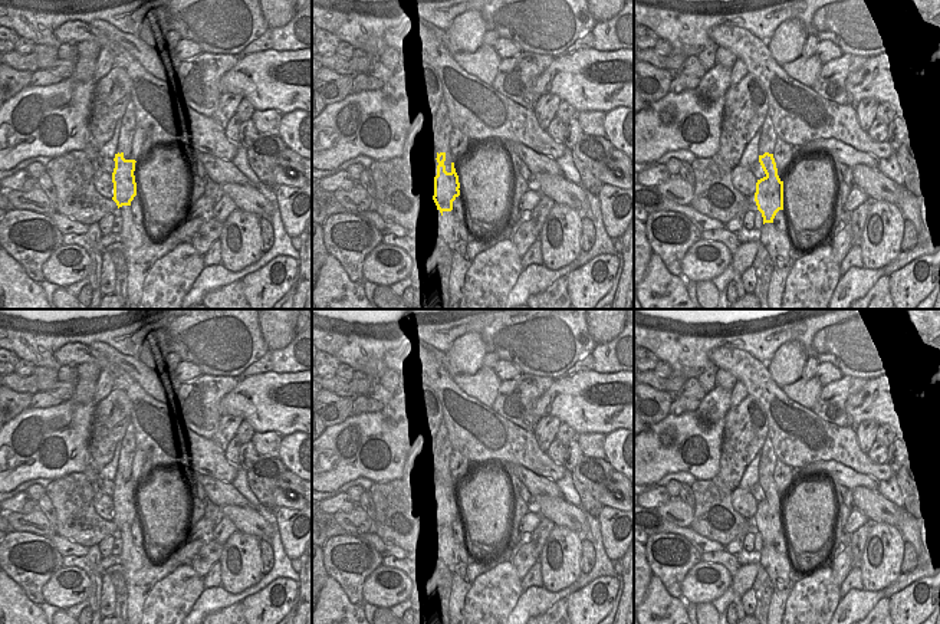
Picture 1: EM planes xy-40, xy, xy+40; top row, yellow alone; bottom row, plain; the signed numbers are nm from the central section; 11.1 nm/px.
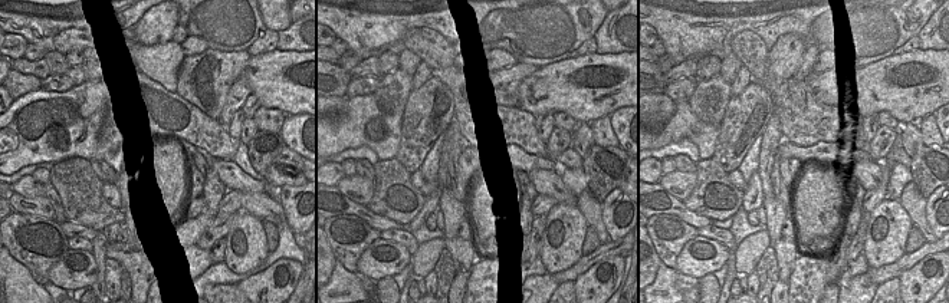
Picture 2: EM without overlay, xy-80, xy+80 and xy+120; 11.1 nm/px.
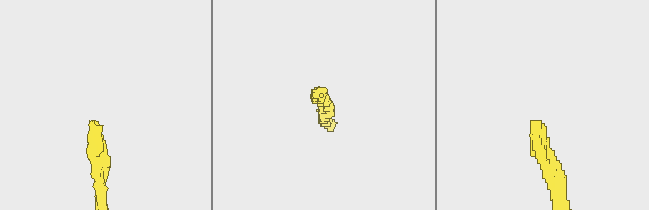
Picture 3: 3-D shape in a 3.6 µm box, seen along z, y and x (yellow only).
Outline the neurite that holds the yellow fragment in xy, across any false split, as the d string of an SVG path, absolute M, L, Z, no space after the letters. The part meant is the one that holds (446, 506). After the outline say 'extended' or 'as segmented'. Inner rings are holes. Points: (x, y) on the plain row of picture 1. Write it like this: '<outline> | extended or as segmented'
M437 474L437 497L434 499L434 518L433 522L437 528L437 532L441 535L453 532L453 523L460 518L460 505L459 497L451 485L451 493L446 493L446 474Z | as segmented

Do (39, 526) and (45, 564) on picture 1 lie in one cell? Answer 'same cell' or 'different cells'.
different cells

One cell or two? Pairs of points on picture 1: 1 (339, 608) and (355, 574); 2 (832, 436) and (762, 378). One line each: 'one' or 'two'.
1: two
2: one

